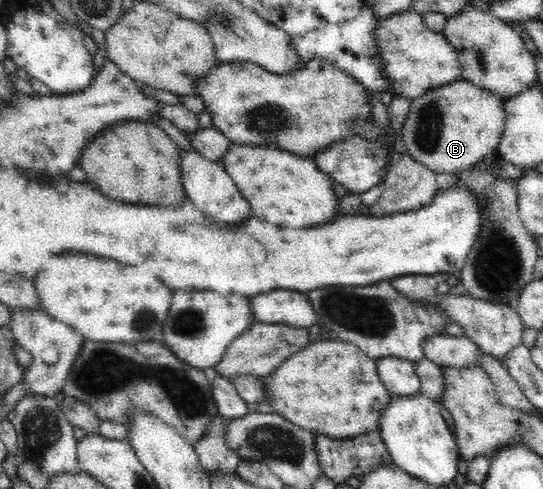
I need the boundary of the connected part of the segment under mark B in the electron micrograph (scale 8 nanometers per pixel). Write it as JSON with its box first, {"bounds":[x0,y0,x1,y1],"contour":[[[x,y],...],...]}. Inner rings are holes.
{"bounds":[400,79,507,174],"contour":[[[459,79],[429,91],[412,99],[409,113],[400,129],[403,147],[417,163],[426,165],[436,174],[455,173],[468,170],[477,162],[491,157],[497,152],[502,131],[505,129],[505,108],[507,99],[501,99],[496,93],[479,89],[470,81]]]}

